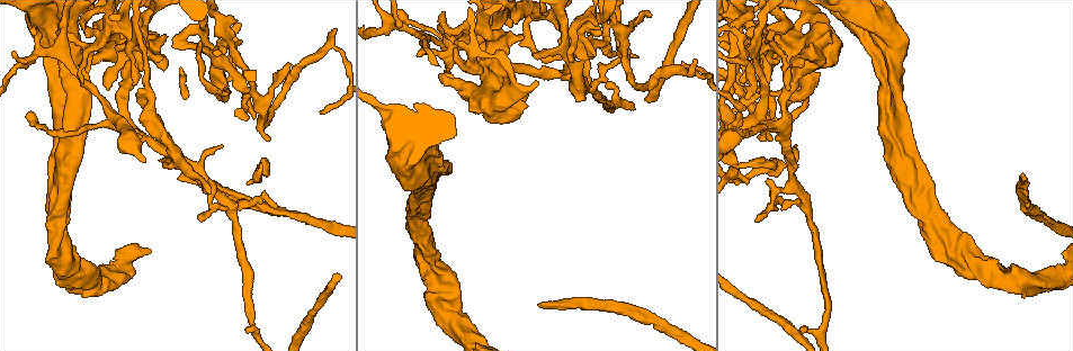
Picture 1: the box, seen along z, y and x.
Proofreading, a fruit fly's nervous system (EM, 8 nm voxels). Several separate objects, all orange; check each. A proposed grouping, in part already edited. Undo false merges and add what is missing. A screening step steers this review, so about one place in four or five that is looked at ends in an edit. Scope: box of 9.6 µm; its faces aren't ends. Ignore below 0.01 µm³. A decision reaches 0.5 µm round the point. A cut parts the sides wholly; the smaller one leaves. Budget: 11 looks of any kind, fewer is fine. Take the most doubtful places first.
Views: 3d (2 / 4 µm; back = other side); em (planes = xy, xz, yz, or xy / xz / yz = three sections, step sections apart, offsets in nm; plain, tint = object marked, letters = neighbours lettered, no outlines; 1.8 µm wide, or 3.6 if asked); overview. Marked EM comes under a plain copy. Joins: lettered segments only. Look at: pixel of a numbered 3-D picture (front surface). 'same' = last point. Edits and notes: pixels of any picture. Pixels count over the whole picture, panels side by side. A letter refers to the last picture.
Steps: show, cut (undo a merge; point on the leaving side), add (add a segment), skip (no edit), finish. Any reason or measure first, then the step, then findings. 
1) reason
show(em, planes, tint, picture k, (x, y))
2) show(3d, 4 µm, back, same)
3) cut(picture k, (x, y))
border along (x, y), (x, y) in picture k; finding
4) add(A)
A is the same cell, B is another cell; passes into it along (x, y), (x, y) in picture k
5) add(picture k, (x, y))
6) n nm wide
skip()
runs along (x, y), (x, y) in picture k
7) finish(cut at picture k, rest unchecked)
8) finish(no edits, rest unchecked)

show(em, xy, step 8, letters, picture 1, (226, 41))

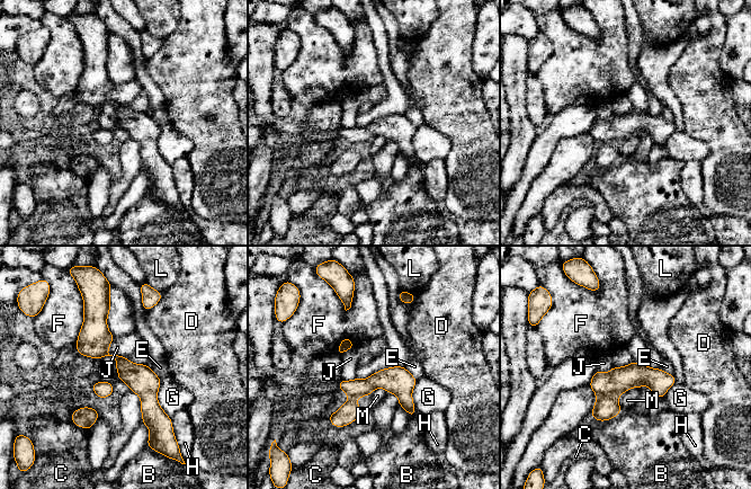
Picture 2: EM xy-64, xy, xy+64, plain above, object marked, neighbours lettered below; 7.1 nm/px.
190 nm wide
skip()
B, C, D, E, F, G, H, J, L and M are other cells; border along (638, 388), (618, 397), (620, 409) in picture 2; continuous, no second neuron

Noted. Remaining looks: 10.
a fork
show(em, planes, letters, picture 1, (492, 39))

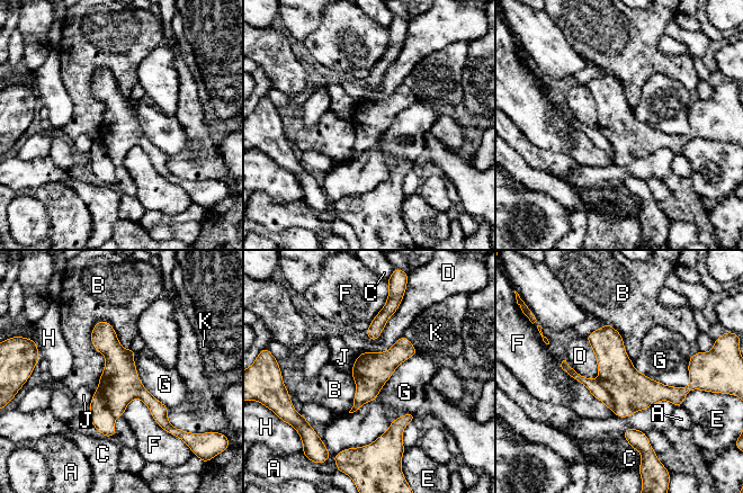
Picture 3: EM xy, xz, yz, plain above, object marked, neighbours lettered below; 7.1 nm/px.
260 nm wide
cut(picture 3, (632, 391))
A, B, C, D, E, F, G, H, J and K are other cells; the part that leaves runs along (100, 323), (119, 370), (163, 424) in picture 3; two neurons meet here

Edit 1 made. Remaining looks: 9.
see it whole again
show(overview)

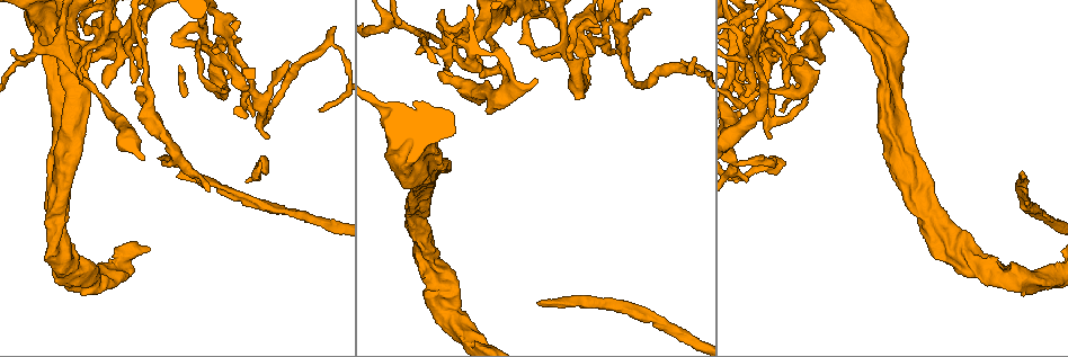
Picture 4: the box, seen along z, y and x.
four or more arms meet
show(em, planes, tint, picture 4, (621, 27))

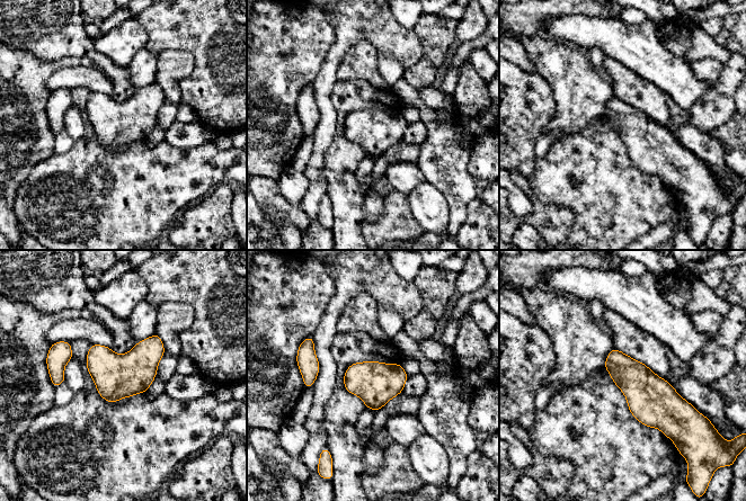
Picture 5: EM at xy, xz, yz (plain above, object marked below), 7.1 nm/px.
see the neighbours
show(em, planes, letters, same)

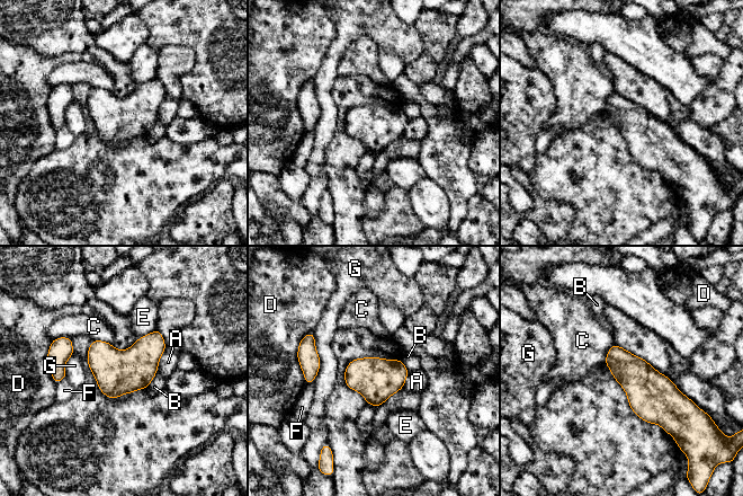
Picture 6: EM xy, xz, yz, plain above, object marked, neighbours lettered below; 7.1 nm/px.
280 nm wide
skip()
A, B, C, D, E, F and G are other cells; border along (612, 343), (603, 363) in picture 6; all the same neuron

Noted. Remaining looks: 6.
sudden change in width
show(3d, 2 µm, picture 4, (760, 170))

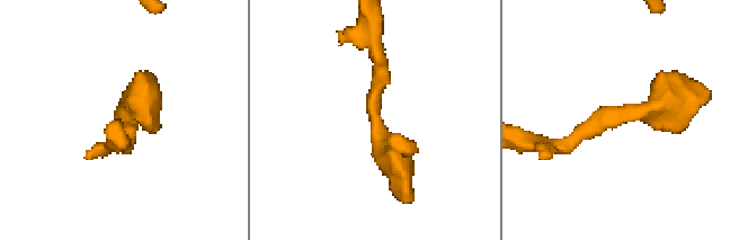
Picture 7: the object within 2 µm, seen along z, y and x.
show(em, xz, step 16, tint, picture 7, (630, 113))

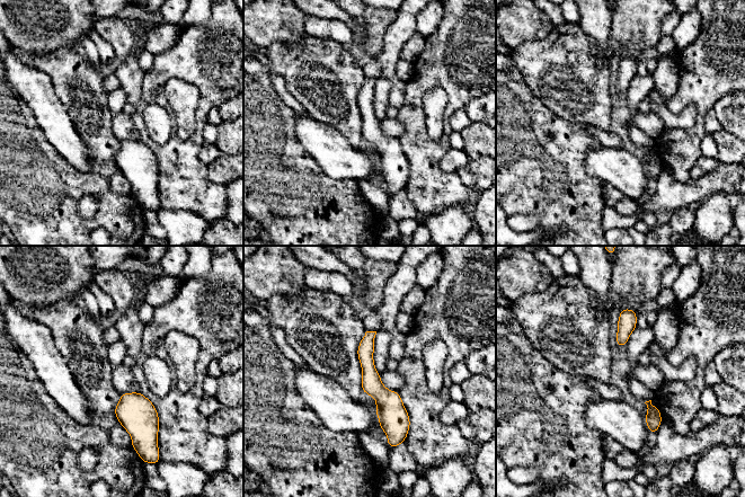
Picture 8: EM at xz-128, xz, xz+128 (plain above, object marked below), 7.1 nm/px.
show(em, planes, letters, same)

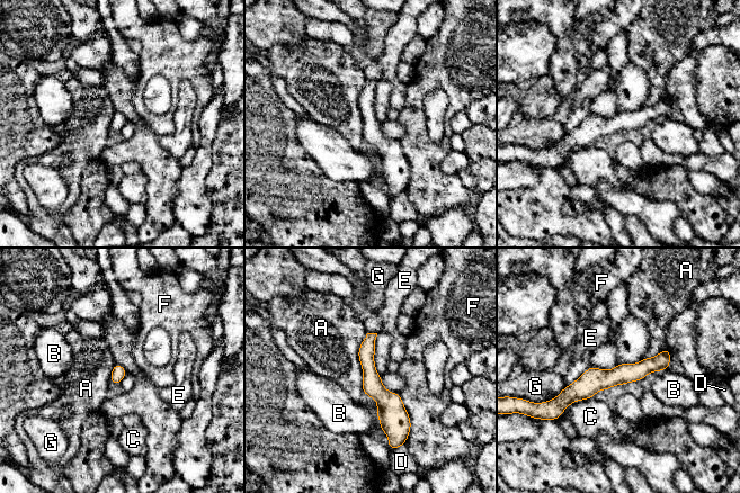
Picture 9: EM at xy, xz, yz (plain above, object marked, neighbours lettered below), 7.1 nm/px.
skip()
A, B, C, D, E, F and G are other cells; runs along (667, 352), (560, 397) in picture 9; one neuron here

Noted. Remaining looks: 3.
finish(cut at picture 3, rest unchecked)

